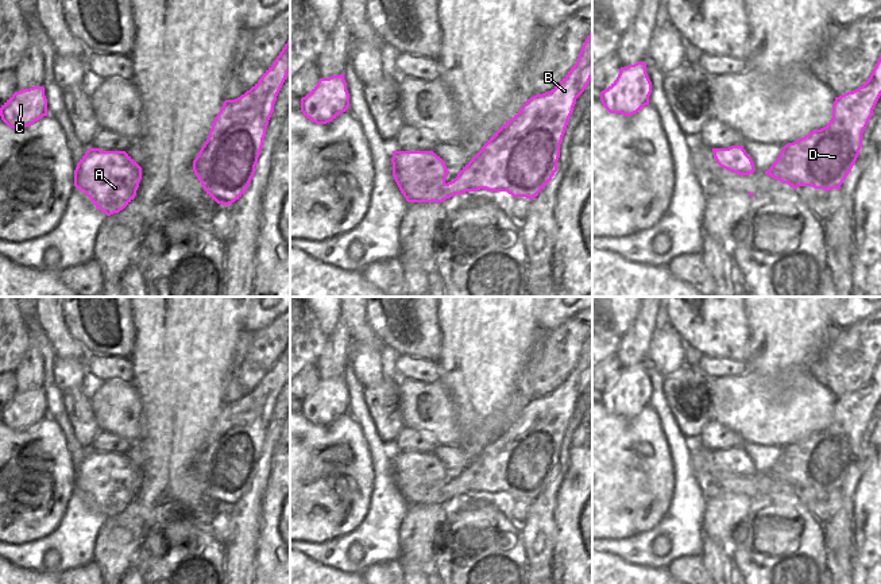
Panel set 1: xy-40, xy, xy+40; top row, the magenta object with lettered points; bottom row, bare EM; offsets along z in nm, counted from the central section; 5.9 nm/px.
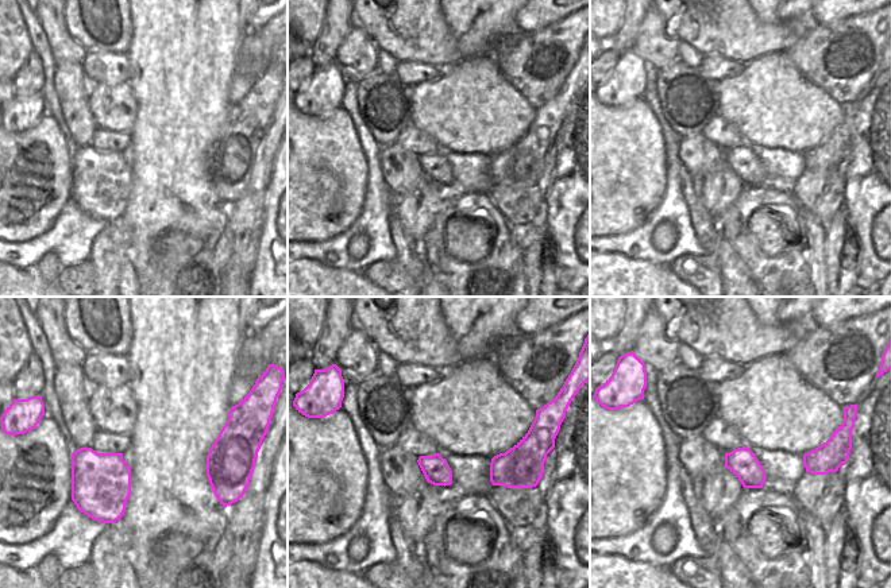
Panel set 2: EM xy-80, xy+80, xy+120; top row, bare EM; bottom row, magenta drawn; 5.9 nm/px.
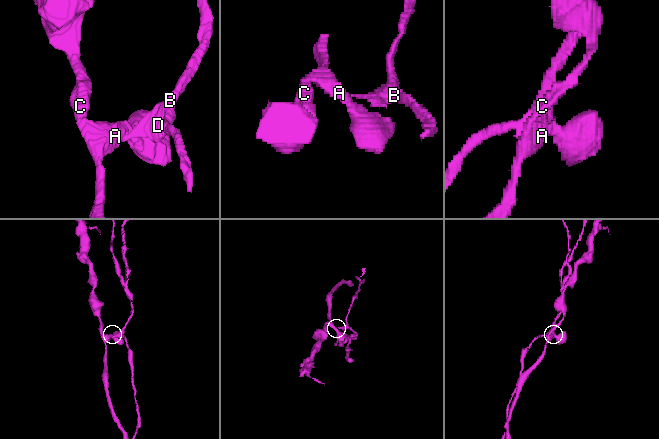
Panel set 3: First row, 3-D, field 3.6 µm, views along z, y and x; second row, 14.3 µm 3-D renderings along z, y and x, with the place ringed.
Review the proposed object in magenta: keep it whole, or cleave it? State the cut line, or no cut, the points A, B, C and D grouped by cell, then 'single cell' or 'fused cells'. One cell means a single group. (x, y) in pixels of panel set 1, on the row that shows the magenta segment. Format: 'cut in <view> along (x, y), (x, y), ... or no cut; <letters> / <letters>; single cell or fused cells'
cut in xy along (444, 182), (444, 194), (447, 197); A C / B D; fused cells

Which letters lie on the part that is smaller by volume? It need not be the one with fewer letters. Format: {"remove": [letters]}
{"remove": ["B", "D"]}

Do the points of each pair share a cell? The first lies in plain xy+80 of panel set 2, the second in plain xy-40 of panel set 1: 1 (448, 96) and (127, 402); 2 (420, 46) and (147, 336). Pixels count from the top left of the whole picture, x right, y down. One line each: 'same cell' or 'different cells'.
1: same cell
2: different cells

